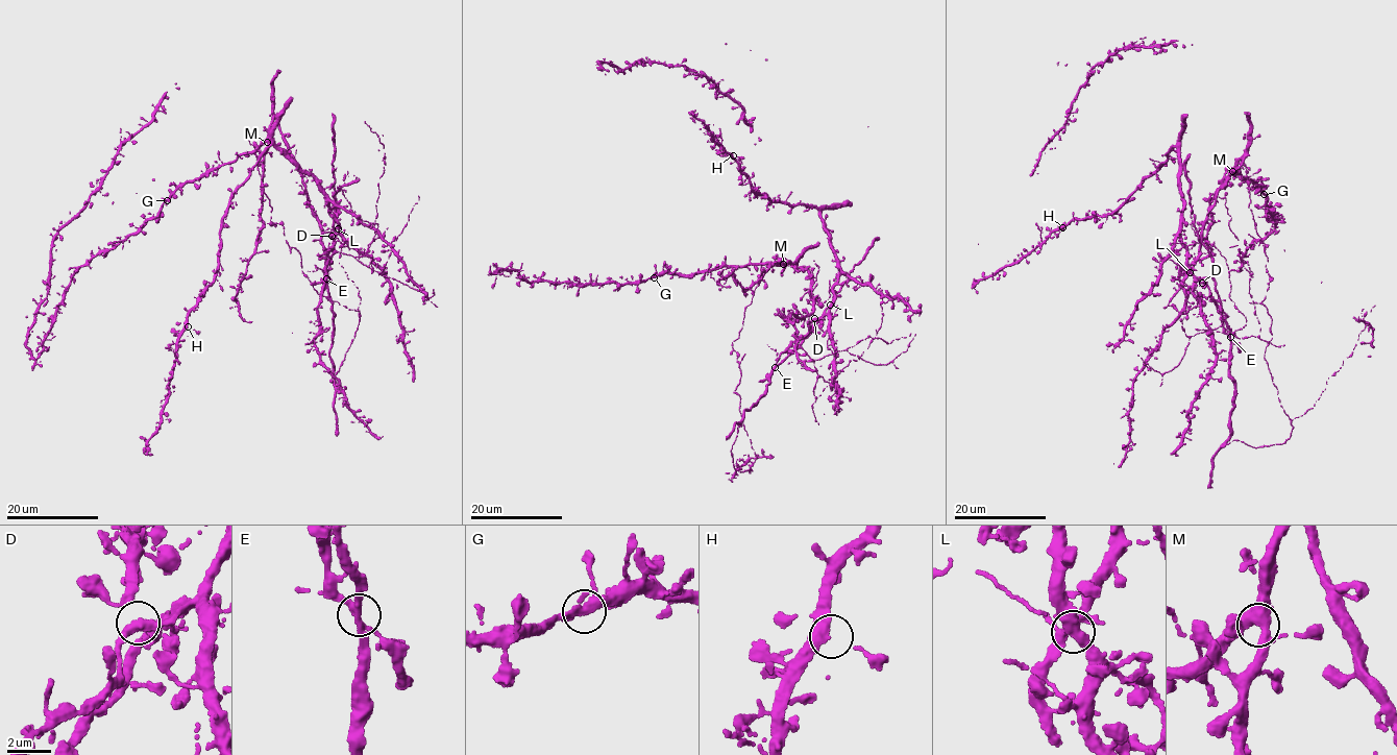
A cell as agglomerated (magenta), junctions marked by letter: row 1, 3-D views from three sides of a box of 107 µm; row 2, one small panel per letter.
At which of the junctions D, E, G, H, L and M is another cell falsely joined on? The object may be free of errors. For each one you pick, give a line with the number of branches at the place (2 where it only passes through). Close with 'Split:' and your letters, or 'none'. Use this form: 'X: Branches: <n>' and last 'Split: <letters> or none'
Split: none

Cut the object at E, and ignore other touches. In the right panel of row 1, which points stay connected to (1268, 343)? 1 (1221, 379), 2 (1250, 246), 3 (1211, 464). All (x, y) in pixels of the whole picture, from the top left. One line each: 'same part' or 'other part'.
1: other part
2: other part
3: same part

